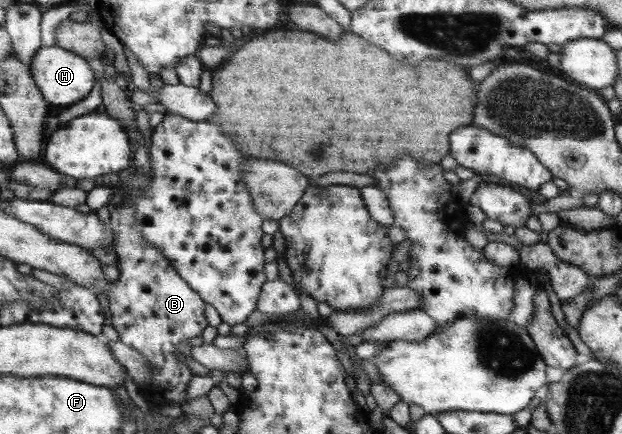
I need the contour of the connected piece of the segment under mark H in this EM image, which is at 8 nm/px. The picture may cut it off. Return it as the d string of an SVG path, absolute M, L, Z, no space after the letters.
M43 46L34 59L32 72L47 101L54 105L73 105L85 99L95 85L96 73L87 65L87 59L74 51L63 49L63 46Z

